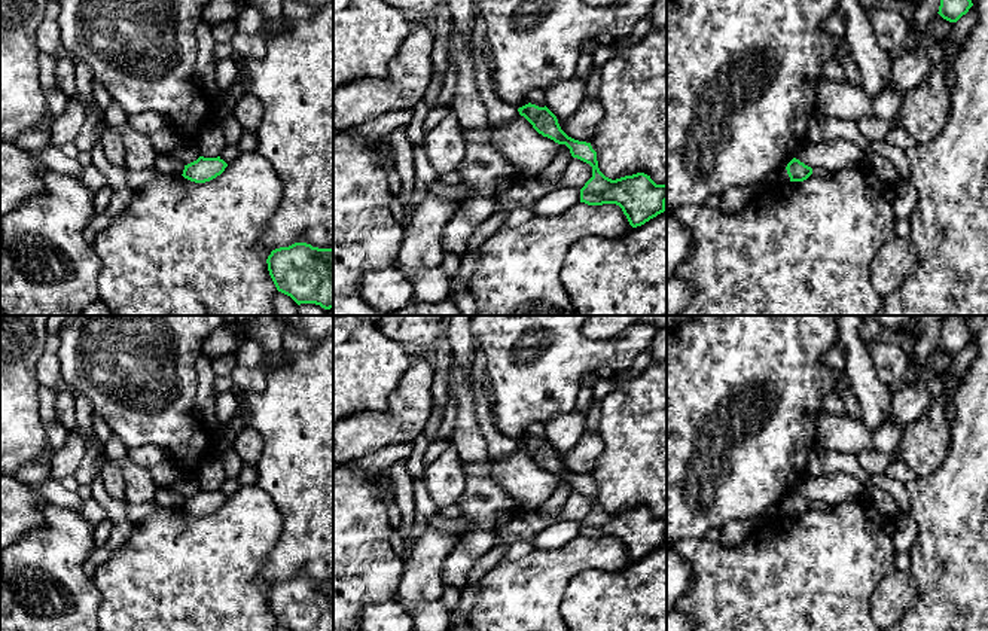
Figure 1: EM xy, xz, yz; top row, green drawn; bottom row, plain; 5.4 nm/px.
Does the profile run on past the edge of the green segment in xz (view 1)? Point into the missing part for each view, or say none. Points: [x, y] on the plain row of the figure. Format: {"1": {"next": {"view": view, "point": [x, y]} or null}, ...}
{"1": {"next": null}}

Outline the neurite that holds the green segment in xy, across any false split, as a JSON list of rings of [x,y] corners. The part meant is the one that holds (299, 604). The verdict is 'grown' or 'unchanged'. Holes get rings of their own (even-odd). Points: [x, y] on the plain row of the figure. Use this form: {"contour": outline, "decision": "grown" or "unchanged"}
{"contour": [[[295,576],[271,585],[269,609],[290,631],[333,631],[333,582]]], "decision": "unchanged"}

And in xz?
{"contour": [[[528,436],[519,441],[518,445],[539,467],[558,478],[565,478],[573,491],[592,500],[592,510],[580,522],[580,536],[588,539],[616,537],[632,561],[641,560],[665,545],[667,518],[656,518],[644,506],[612,513],[600,505],[597,485],[591,476],[568,470],[561,463],[556,449],[546,439],[539,441]]], "decision": "unchanged"}

